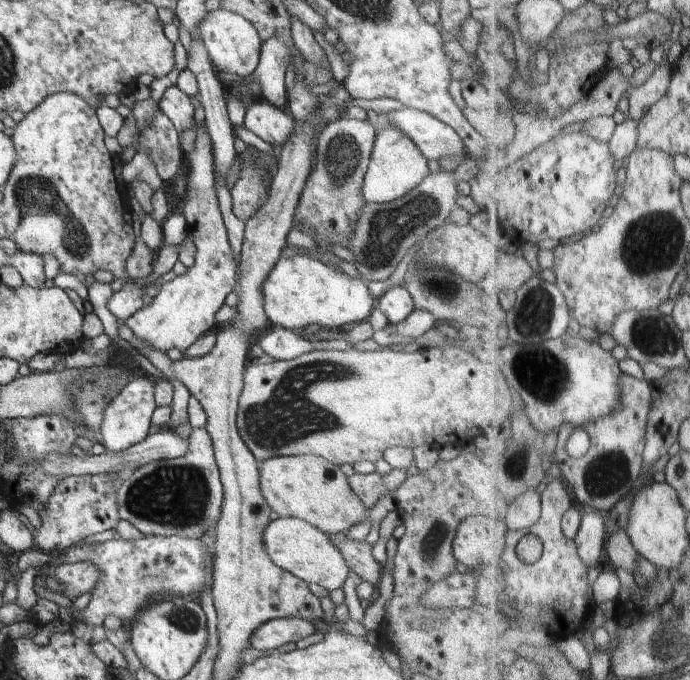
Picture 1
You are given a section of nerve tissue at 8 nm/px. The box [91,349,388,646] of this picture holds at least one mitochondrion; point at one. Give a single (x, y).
(287, 416)

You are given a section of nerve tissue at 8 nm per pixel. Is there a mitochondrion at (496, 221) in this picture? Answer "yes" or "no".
no

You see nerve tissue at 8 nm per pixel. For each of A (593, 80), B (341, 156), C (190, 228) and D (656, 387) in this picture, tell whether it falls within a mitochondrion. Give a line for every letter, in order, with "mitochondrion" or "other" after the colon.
A: other
B: mitochondrion
C: other
D: other

